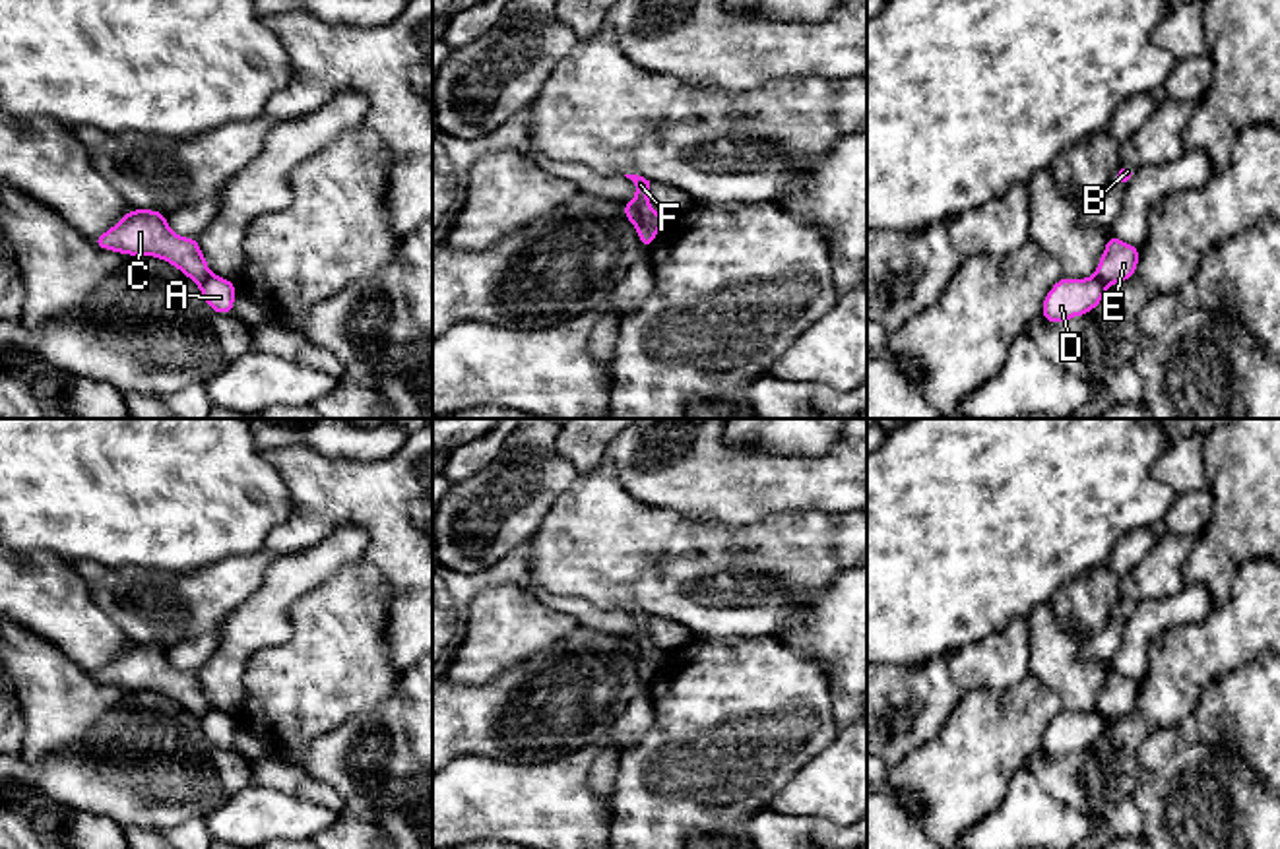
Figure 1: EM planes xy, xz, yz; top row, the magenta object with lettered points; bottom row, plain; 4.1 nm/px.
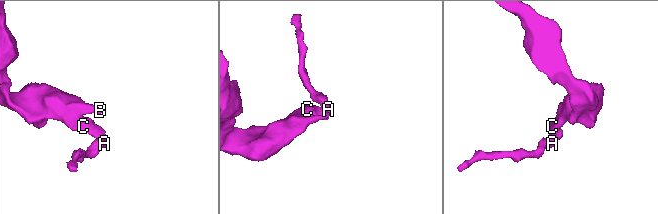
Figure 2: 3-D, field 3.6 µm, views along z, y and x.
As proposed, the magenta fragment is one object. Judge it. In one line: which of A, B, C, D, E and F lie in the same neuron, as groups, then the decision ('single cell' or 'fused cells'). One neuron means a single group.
groups A D F / B C E; fused cells

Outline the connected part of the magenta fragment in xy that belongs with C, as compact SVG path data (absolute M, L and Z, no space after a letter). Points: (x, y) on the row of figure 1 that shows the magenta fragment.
M134 209L107 233L91 238L97 248L126 256L153 256L178 267L194 283L204 283L211 271L198 238L178 236L169 229L167 215L157 209Z

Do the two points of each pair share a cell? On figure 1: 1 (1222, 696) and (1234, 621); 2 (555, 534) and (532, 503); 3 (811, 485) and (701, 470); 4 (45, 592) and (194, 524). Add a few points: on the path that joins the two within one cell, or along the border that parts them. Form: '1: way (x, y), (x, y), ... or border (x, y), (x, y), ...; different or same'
1: border (1259, 656), (1215, 679), (1193, 706); different
2: border (573, 483), (526, 543); different
3: way (784, 485), (728, 479); same
4: border (28, 553), (57, 553), (72, 565); different

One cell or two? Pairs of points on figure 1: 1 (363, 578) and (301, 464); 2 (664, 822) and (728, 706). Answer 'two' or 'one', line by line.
1: two
2: one

